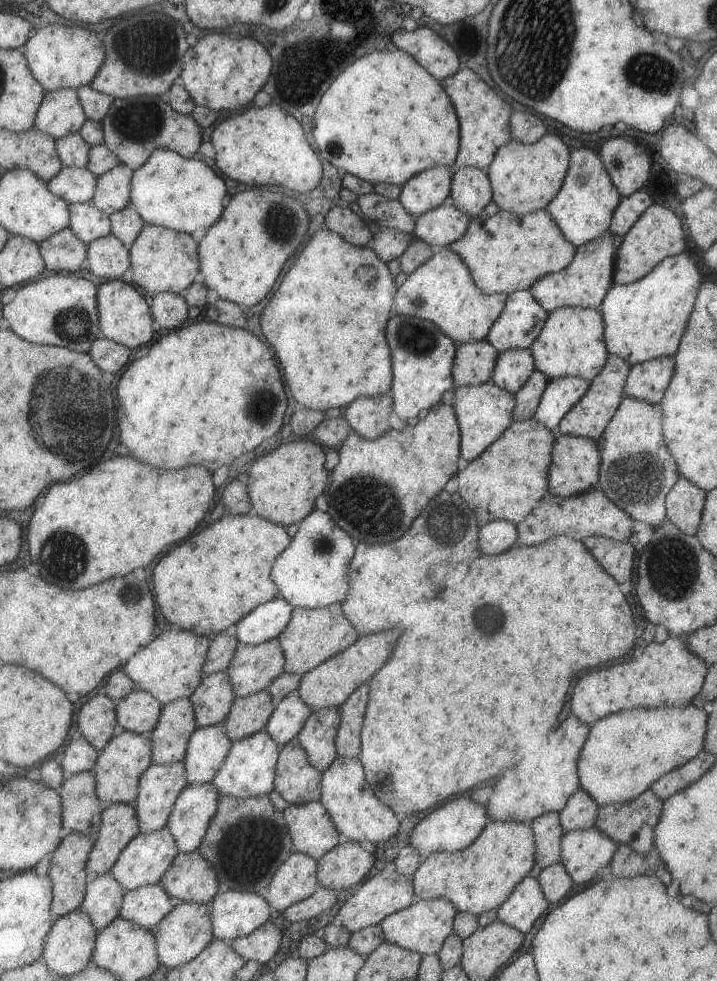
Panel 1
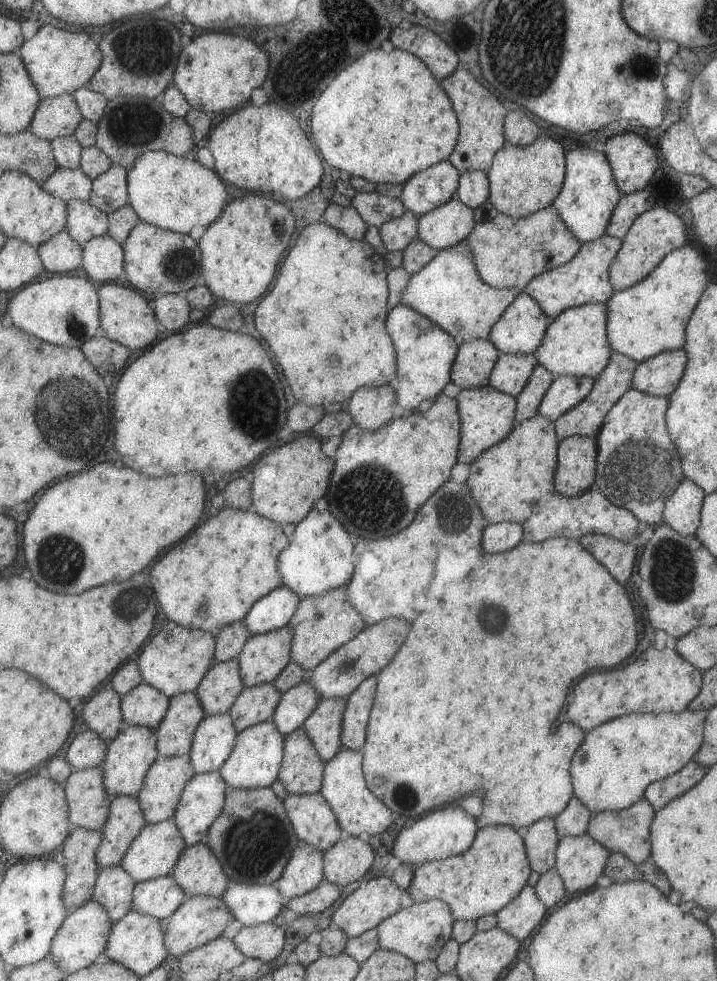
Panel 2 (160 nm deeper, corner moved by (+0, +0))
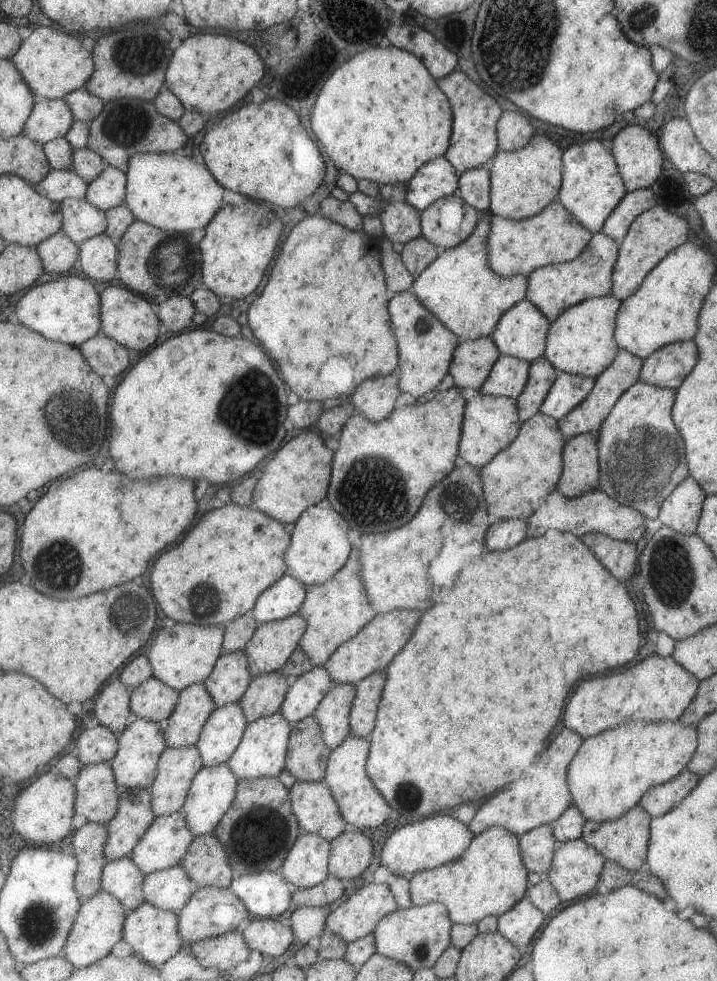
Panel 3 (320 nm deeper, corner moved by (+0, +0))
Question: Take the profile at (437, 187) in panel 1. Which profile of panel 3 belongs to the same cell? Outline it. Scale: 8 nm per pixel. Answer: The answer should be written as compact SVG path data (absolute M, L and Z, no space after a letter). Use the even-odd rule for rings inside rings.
M442 156L425 163L408 183L406 201L421 212L436 200L459 193L460 176L451 161Z

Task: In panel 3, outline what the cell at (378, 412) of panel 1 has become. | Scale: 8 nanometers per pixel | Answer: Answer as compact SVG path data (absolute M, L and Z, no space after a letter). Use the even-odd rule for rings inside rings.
M397 368L390 375L371 378L361 384L351 401L369 420L381 422L396 409L395 402L401 392L400 368Z

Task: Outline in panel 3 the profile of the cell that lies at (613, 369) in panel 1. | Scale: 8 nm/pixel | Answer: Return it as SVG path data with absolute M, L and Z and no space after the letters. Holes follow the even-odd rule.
M618 349L611 364L608 364L607 368L604 368L603 372L600 372L594 378L594 385L589 391L589 394L564 417L556 420L560 433L564 436L565 440L583 433L589 433L597 437L599 427L603 419L608 415L608 412L613 408L615 401L627 388L640 380L639 375L641 367L642 359L627 352L625 349Z

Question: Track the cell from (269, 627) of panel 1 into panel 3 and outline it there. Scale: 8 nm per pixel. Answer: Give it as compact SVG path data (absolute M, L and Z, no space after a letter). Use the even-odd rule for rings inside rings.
M286 574L259 597L254 608L256 619L263 624L301 613L308 587L302 580Z

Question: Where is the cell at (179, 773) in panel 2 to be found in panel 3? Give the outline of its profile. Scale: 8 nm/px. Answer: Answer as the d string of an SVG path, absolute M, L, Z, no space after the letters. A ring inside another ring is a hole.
M198 745L186 749L168 747L162 754L158 764L158 777L150 789L158 817L182 810L195 776L205 766Z

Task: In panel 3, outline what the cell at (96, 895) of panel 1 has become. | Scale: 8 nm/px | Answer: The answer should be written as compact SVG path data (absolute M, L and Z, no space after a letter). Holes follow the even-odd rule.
M133 857L109 861L103 873L102 890L115 895L123 903L123 906L129 914L146 902L145 891L143 890L146 876L147 874L142 871L142 868L139 868L139 865L133 860Z

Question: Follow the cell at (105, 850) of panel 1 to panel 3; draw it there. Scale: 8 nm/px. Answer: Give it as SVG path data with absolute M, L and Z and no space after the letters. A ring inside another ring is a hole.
M131 788L123 789L120 793L120 807L118 815L111 819L108 825L108 841L106 844L106 855L110 861L116 861L125 857L131 857L135 847L149 830L149 827L158 817L152 803L153 795L150 789Z

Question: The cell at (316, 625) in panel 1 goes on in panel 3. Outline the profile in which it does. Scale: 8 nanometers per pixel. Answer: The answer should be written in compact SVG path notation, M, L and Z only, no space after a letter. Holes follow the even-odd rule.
M360 547L354 548L346 566L334 578L308 587L306 598L301 614L308 620L308 627L300 645L315 667L325 667L343 644L355 638L377 616L363 580Z

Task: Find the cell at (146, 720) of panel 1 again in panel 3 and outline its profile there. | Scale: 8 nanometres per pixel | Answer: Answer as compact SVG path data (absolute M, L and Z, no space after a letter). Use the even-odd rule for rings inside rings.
M153 676L131 689L132 712L160 724L165 724L178 706L180 692Z

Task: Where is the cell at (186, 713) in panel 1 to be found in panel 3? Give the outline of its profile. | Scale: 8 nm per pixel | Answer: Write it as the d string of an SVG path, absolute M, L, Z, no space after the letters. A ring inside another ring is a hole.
M205 683L182 690L175 712L165 723L168 746L186 749L197 745L207 721L218 707Z

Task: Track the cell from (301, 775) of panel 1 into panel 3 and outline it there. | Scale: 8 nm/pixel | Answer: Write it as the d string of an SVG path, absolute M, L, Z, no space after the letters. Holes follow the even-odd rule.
M315 715L291 726L290 751L286 768L298 781L320 781L326 778L332 748L324 739L324 732Z

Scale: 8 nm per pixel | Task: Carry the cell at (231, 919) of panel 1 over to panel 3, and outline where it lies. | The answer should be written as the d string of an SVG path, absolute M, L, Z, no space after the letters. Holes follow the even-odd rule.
M277 870L234 878L230 889L247 905L252 917L274 919L291 908L298 888Z

